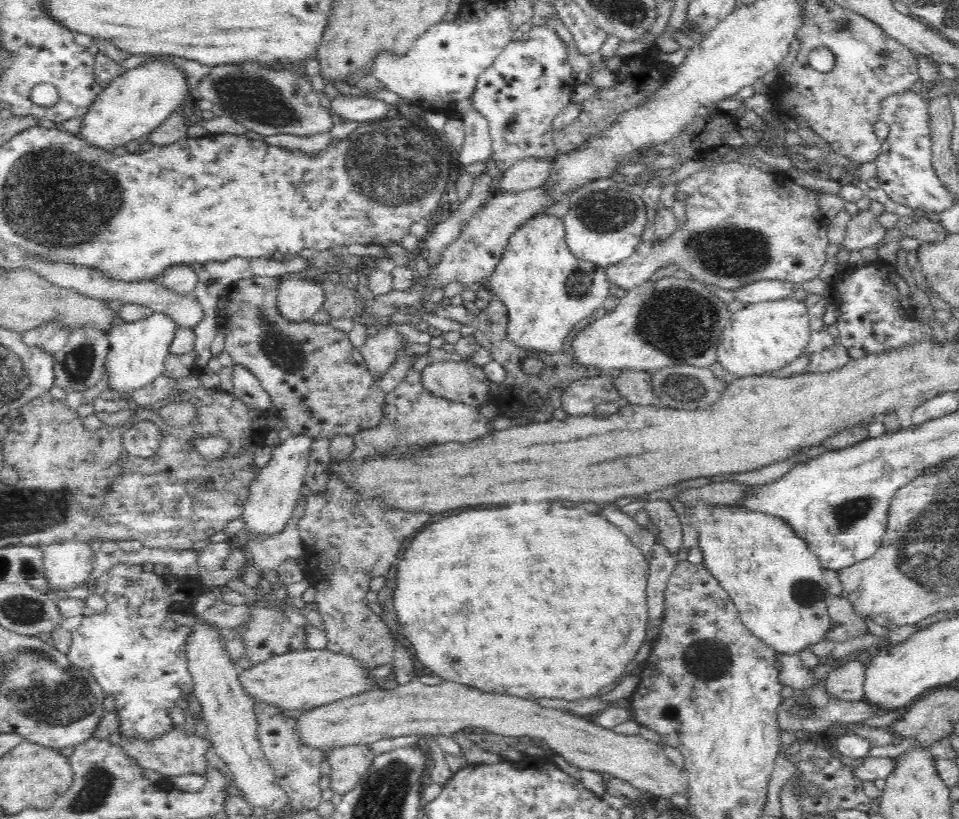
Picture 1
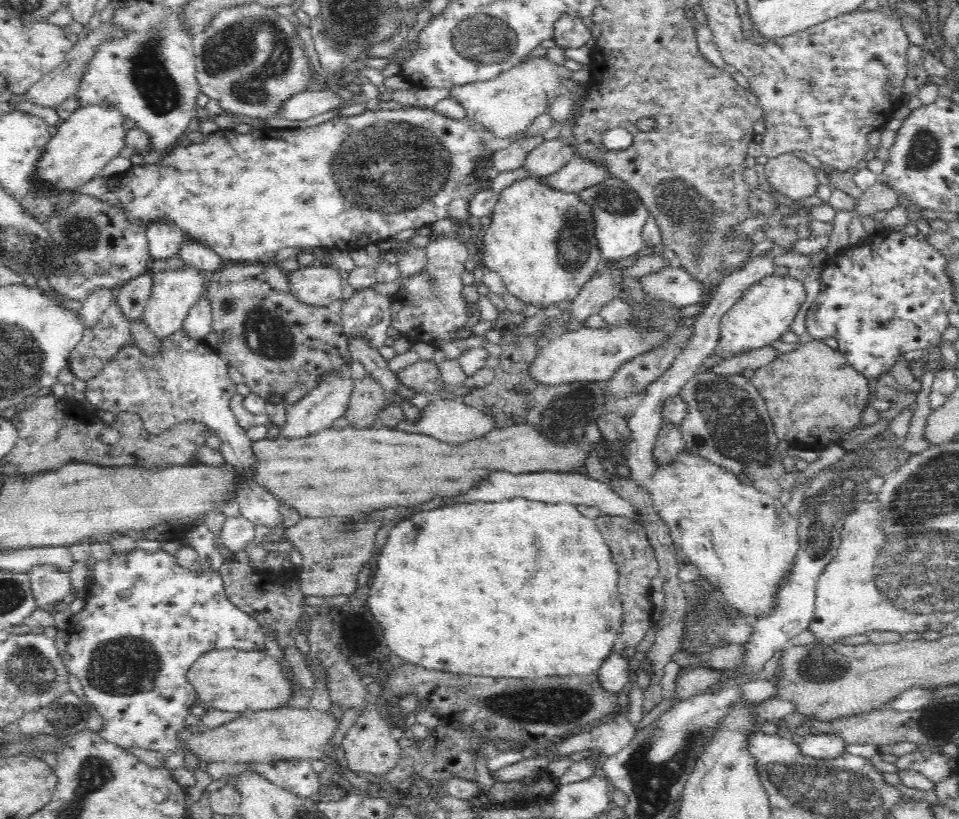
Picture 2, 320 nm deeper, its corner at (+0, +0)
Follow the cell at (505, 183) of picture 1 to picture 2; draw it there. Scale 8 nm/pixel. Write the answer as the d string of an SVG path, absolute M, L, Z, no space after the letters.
M560 138L546 140L526 155L523 167L530 175L549 177L568 164L576 155L575 148L576 144L568 144Z

